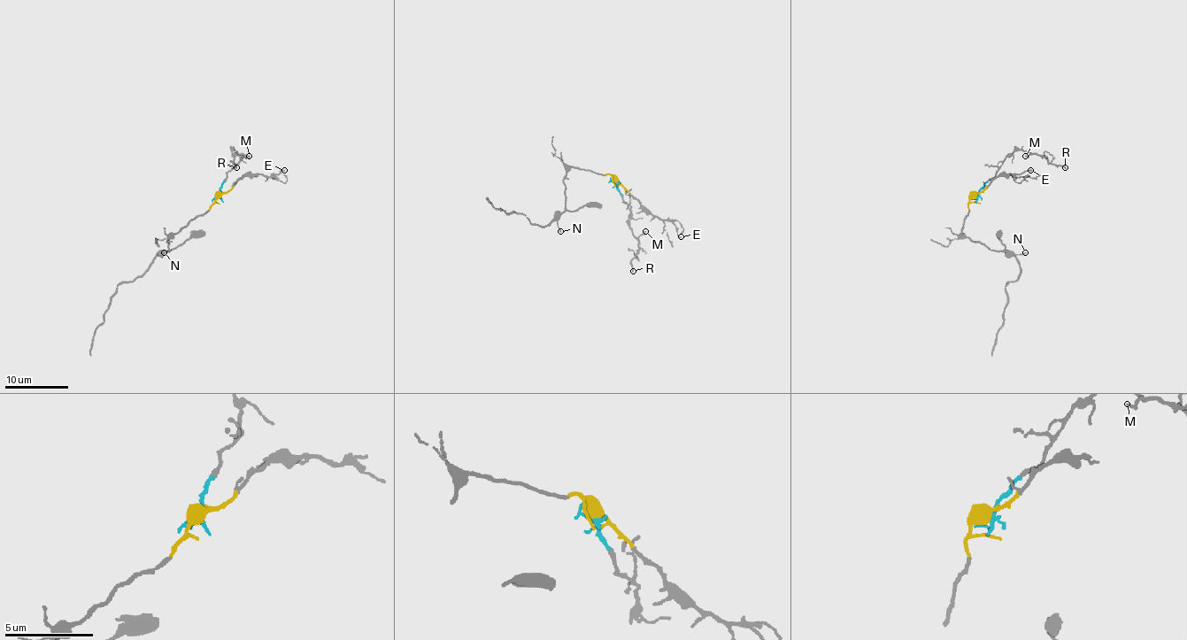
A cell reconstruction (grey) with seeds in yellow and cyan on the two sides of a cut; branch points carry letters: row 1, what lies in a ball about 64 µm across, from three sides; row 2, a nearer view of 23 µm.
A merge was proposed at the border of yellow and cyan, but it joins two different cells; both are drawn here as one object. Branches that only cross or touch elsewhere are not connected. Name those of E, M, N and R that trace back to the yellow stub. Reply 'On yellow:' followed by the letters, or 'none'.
On yellow: E, N

